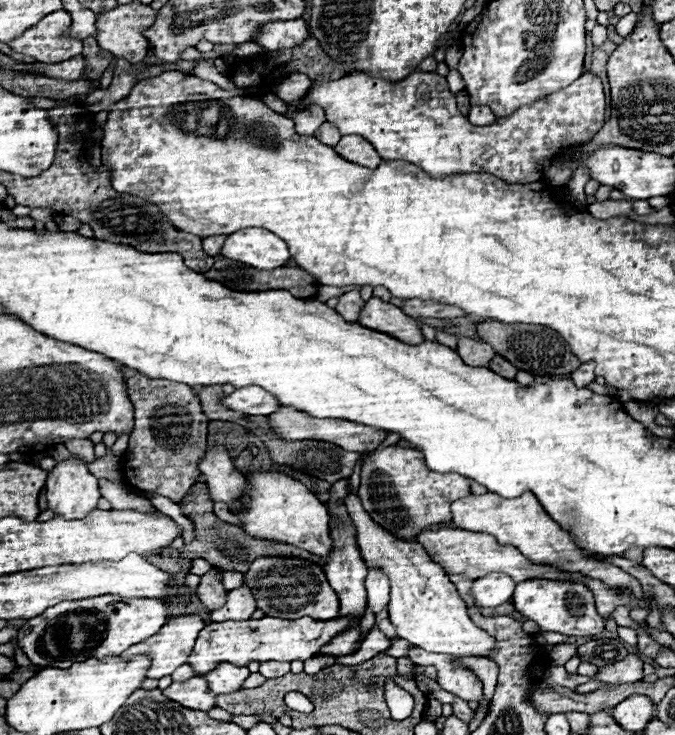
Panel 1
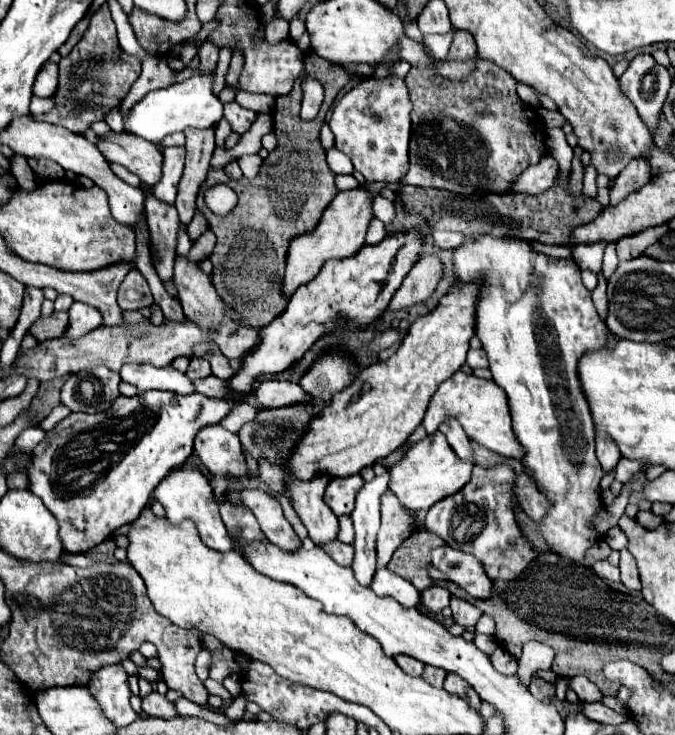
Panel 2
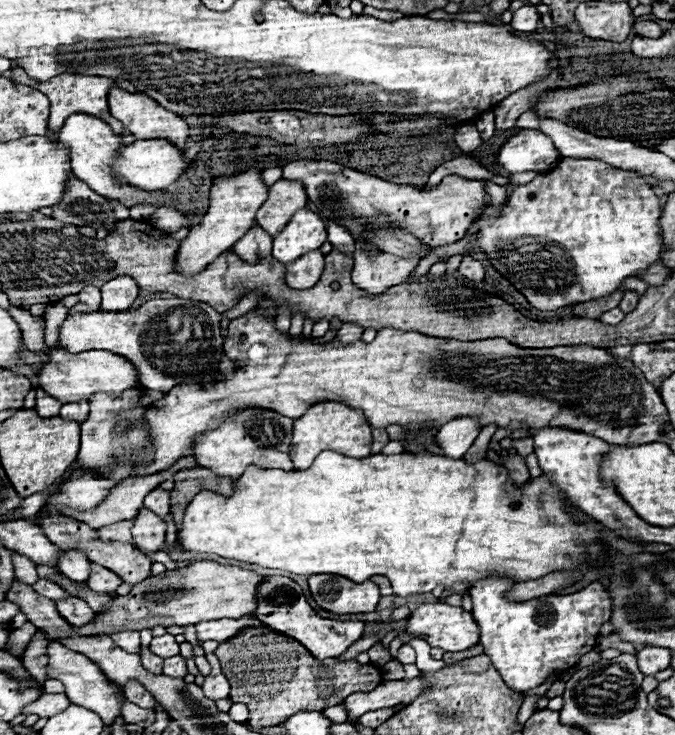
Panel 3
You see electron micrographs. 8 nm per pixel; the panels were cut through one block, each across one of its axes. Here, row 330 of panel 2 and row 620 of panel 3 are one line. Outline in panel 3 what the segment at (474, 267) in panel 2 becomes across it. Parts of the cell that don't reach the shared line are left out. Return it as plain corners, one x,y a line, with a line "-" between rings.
496,578
496,580
480,580
470,588
470,598
472,598
472,616
480,626
480,640
484,646
484,654
492,658
494,668
500,672
504,682
516,690
516,692
526,692
536,686
540,686
550,672
560,672
572,668
580,656
586,652
594,650
596,638
600,632
600,626
610,620
610,610
612,602
608,592
602,588
600,582
592,582
584,590
576,594
566,594
566,596
542,596
534,598
528,602
518,602
512,604
504,598
504,592
512,586
512,580

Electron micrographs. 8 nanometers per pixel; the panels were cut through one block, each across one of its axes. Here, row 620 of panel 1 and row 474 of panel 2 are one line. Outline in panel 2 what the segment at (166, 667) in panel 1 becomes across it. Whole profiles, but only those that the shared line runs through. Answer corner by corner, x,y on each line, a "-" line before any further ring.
180,466
180,468
176,468
174,472
170,472
160,482
160,486
156,486
156,490
152,492
152,496
154,496
154,500
158,500
166,508
166,516
172,522
182,522
184,518
194,520
194,524
198,526
200,538
202,538
202,542
206,546
210,546
212,550
218,550
218,552
232,550
232,542
228,538
226,526
224,526
224,522
222,522
222,518
218,514
218,504
208,502
208,498
212,496
210,480
198,468
192,468
192,466

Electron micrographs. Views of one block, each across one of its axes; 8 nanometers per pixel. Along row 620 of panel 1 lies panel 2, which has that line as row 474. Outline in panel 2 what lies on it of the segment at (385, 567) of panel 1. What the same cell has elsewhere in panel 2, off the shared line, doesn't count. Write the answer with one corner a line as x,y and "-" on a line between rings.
442,432
430,434
418,444
414,444
406,456
390,468
390,490
398,496
404,508
412,512
426,512
430,506
434,506
438,500
456,494
460,488
464,488
470,482
472,476
472,462
460,462
456,454
452,454
446,438

